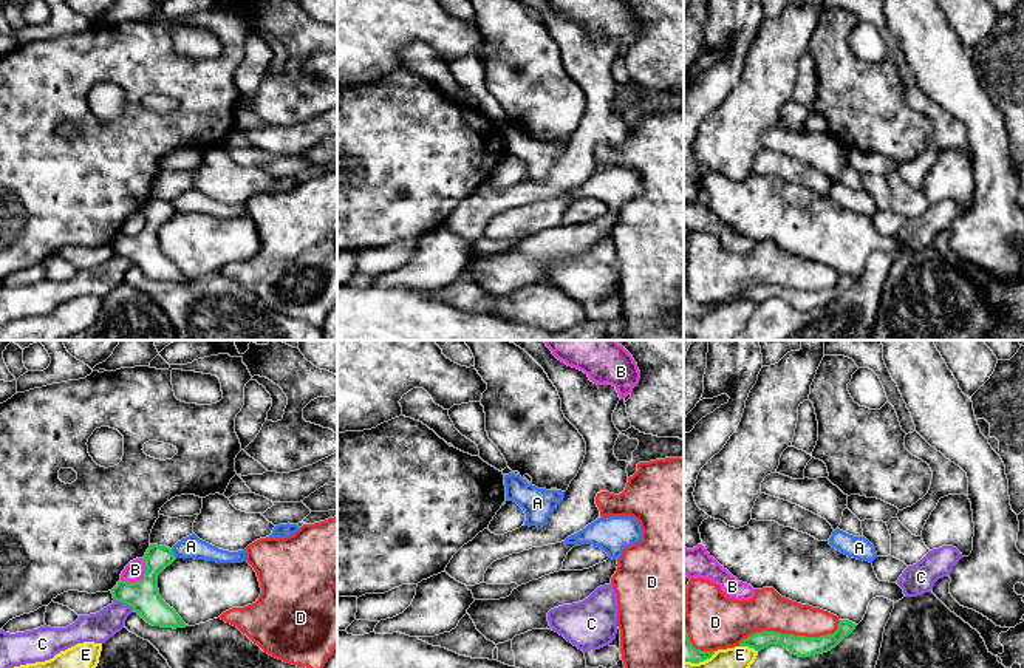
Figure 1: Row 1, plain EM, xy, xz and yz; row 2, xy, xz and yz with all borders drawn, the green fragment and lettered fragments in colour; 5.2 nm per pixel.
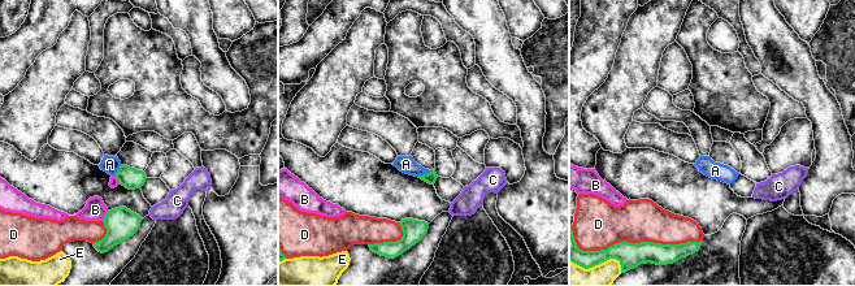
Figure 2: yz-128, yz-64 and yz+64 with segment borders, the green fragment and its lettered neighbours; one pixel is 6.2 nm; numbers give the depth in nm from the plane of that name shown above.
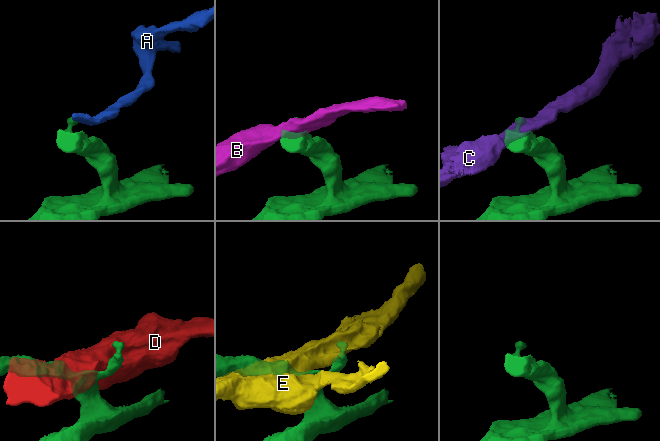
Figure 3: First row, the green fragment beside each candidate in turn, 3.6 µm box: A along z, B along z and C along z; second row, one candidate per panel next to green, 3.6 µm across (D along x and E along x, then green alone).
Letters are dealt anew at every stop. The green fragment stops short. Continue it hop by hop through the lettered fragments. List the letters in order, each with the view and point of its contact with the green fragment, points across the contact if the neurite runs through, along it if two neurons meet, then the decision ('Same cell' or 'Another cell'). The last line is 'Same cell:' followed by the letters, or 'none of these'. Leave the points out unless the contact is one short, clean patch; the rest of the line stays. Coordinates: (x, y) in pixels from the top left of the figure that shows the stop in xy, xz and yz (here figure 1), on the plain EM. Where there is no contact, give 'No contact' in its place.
A: Touches green at xy (172, 207). Another cell
B: Touches green at xy (141, 232). Boundary: xy (144, 214), (146, 224), (136, 235), (121, 234). Another cell
C: Touches green at xy (124, 255). Boundary: xy (115, 252), (133, 263). Another cell
D: Touches green at yz (791, 288). Another cell
E: Touches green at yz (749, 300). Another cell
Same cell: none of these

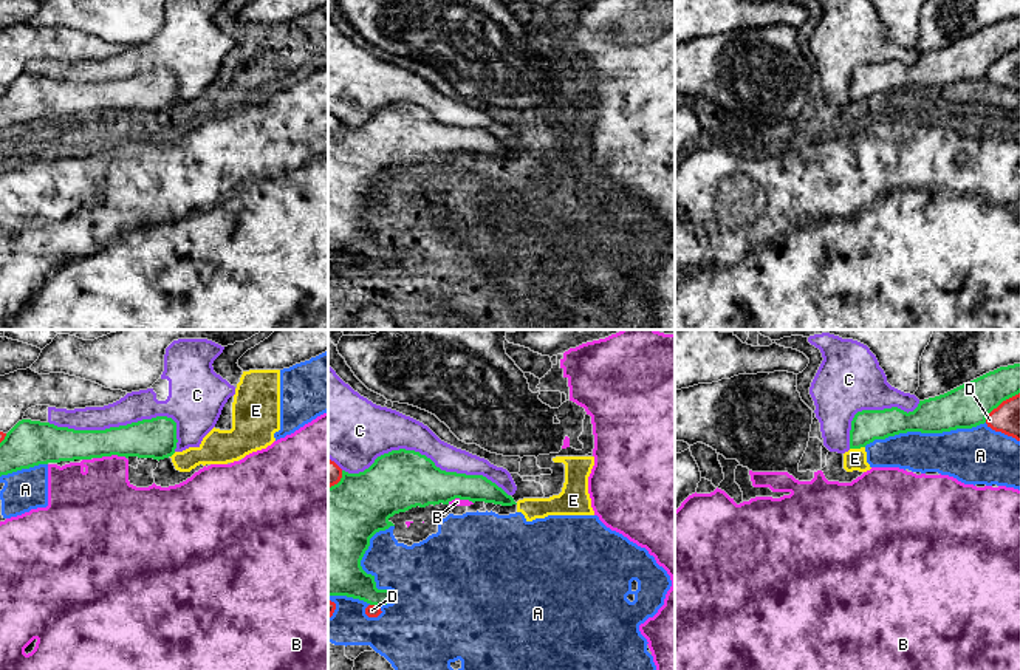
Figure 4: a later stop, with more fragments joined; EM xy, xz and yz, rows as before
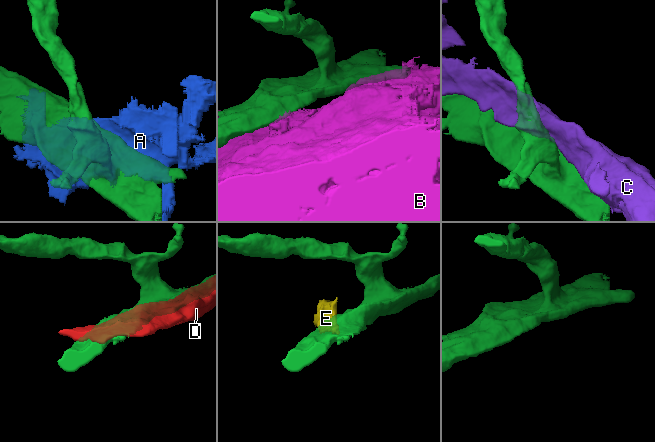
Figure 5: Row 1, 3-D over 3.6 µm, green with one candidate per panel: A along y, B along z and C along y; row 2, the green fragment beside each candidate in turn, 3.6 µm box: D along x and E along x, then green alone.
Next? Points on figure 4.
A: Touches green at yz (924, 85). Another cell
B: Touches green at xy (109, 109). Another cell
C: Touches green at xz (424, 109). Another cell
D: Touches green at xz (375, 257). Another cell
E: Touches green at yz (856, 101). Boundary: yz (864, 99), (850, 102). Another cell
Same cell: none of these

